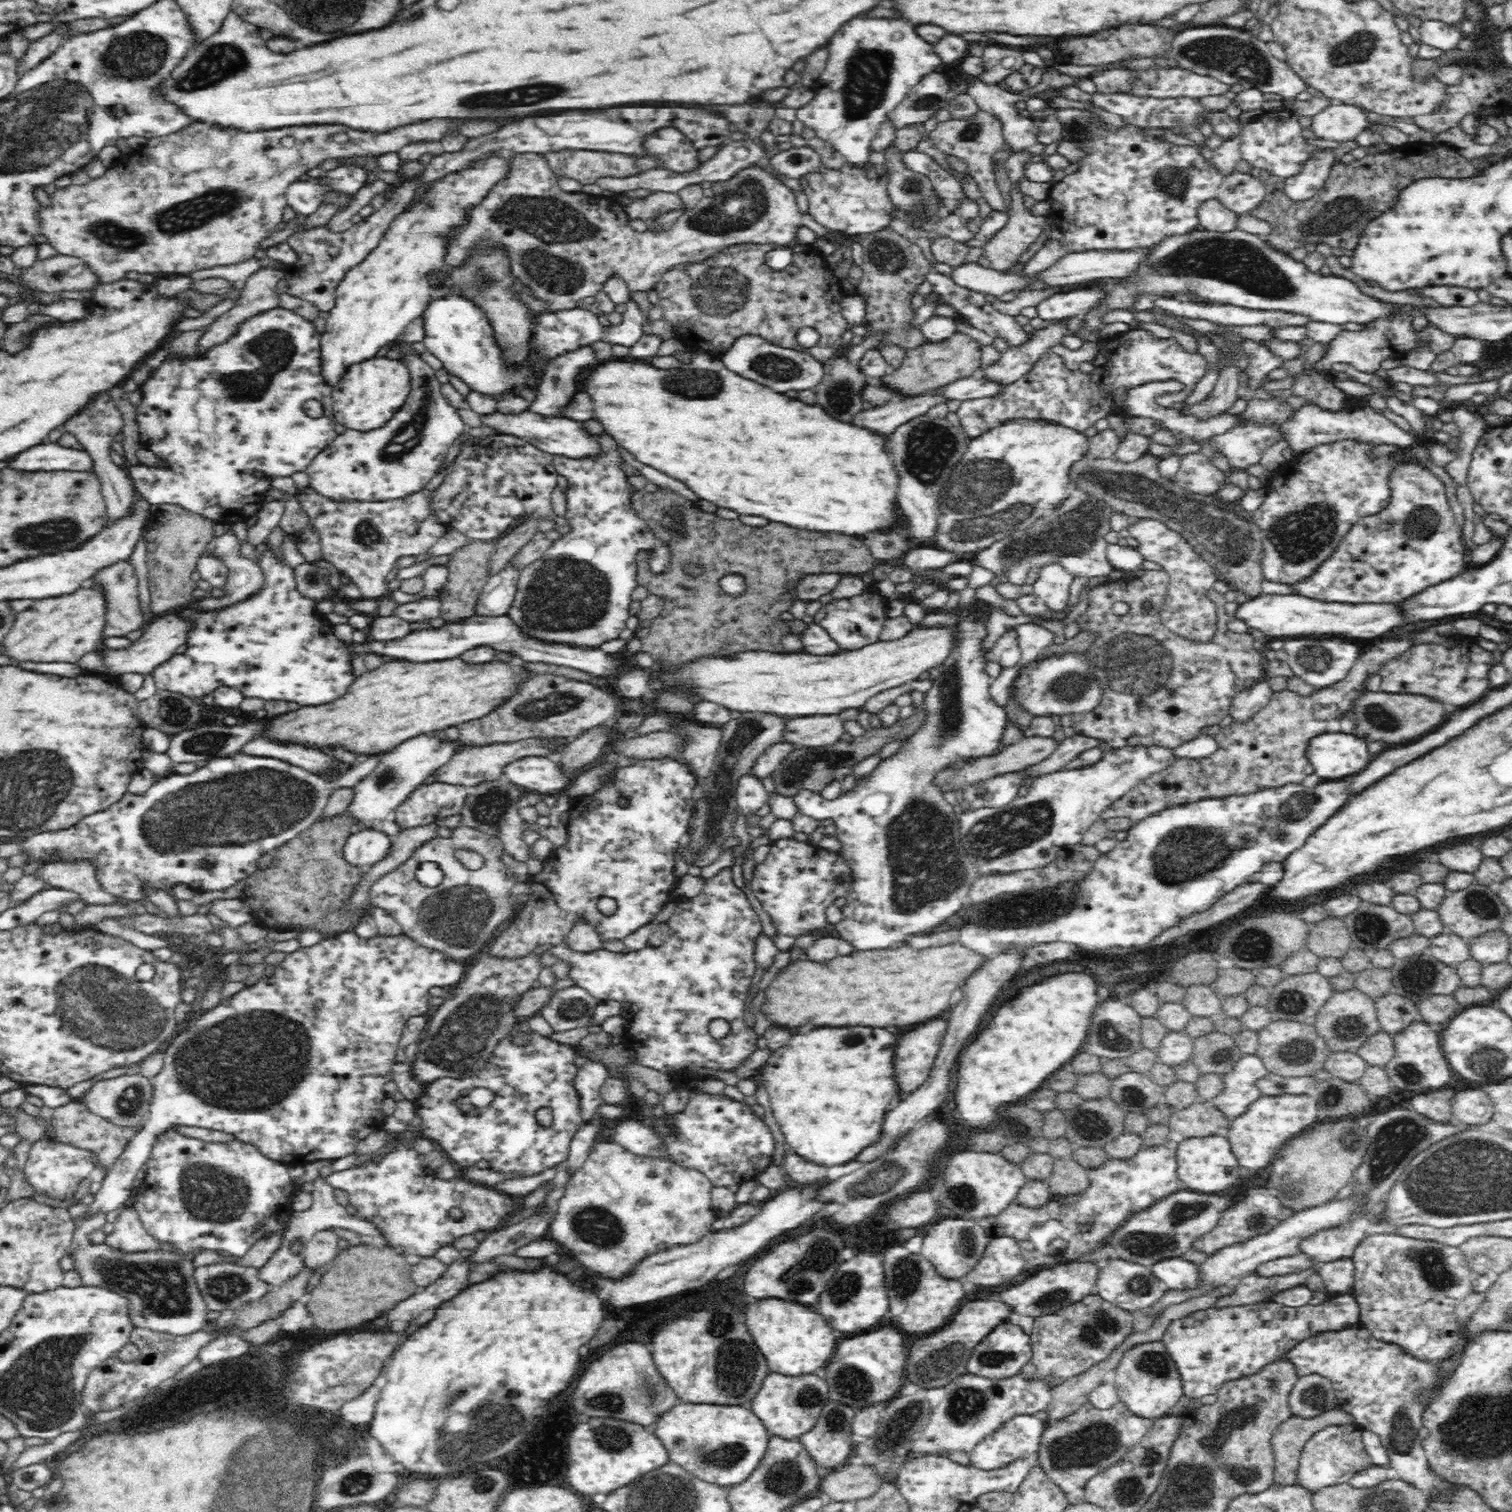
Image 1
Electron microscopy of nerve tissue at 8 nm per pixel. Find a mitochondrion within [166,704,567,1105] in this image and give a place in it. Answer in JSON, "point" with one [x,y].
{"point":[457,1046]}

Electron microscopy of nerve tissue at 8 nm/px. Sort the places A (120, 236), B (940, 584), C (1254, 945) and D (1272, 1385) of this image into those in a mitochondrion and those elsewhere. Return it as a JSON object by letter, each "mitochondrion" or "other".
{"A":"mitochondrion","B":"other","C":"mitochondrion","D":"mitochondrion"}

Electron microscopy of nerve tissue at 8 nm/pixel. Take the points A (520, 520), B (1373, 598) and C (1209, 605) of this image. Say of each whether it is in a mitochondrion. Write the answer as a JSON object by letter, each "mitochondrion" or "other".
{"A":"other","B":"other","C":"other"}

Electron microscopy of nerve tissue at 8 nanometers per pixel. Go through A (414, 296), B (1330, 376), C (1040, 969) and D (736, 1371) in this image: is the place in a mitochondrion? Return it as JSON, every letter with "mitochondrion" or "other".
{"A":"other","B":"other","C":"other","D":"mitochondrion"}

